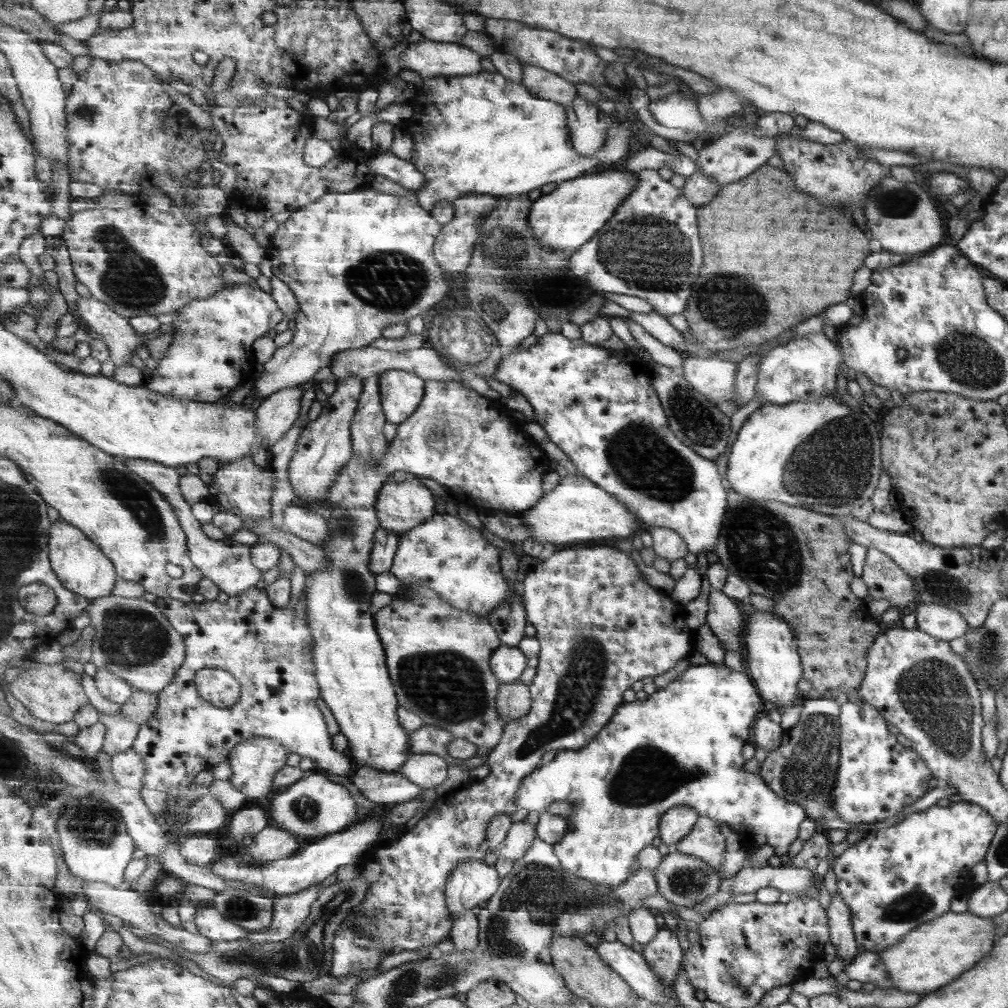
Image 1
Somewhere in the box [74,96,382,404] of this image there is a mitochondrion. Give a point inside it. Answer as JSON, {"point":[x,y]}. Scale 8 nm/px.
{"point":[128,279]}

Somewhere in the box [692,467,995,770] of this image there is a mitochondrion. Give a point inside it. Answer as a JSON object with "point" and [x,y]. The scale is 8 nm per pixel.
{"point":[934,697]}

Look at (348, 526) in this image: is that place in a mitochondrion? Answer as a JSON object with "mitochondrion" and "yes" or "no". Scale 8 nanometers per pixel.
{"mitochondrion":"yes"}

